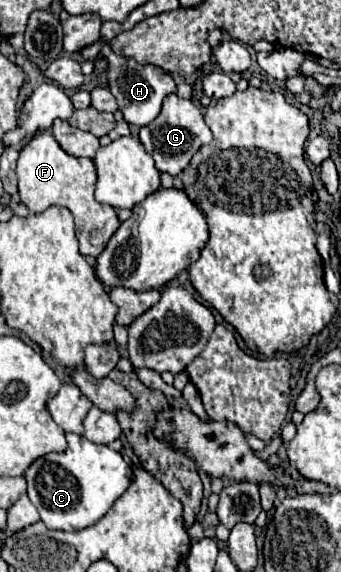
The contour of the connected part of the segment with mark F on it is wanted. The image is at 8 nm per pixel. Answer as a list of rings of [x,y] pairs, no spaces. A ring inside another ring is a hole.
[[[42,130],[32,136],[32,140],[20,150],[18,158],[18,192],[20,200],[30,212],[44,212],[48,206],[64,206],[74,216],[76,238],[80,242],[80,252],[84,256],[100,256],[108,240],[118,230],[120,220],[112,206],[102,206],[94,198],[96,186],[96,166],[90,158],[70,156],[60,148],[50,130]]]

